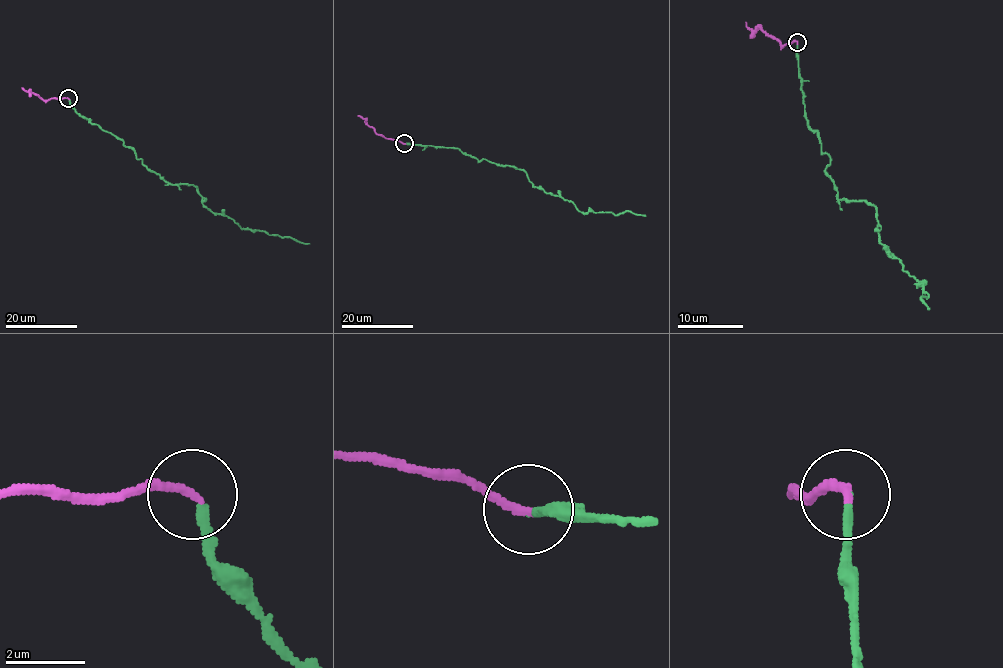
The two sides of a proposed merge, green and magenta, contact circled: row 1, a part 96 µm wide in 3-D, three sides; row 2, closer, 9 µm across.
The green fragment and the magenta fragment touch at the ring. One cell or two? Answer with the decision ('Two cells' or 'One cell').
One cell

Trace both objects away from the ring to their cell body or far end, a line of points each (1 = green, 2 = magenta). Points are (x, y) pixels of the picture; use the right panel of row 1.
1: (797, 42), (805, 119), (828, 156), (837, 199), (871, 203), (878, 238), (924, 283), (929, 309)
2: (797, 42), (781, 45), (759, 29), (749, 29), (746, 22)

